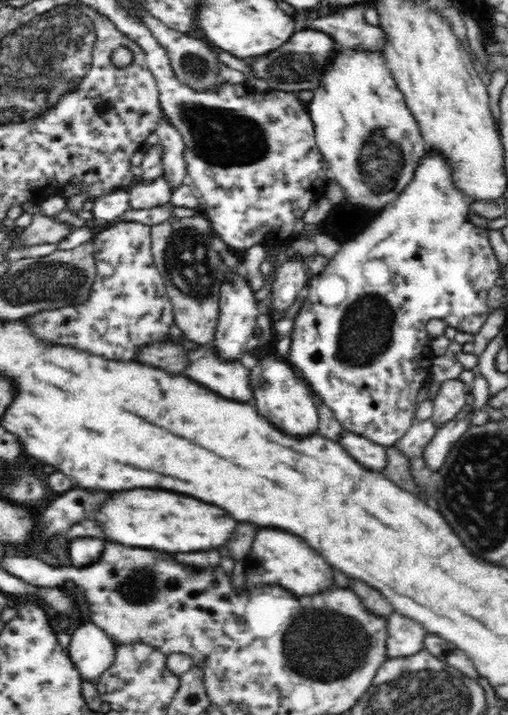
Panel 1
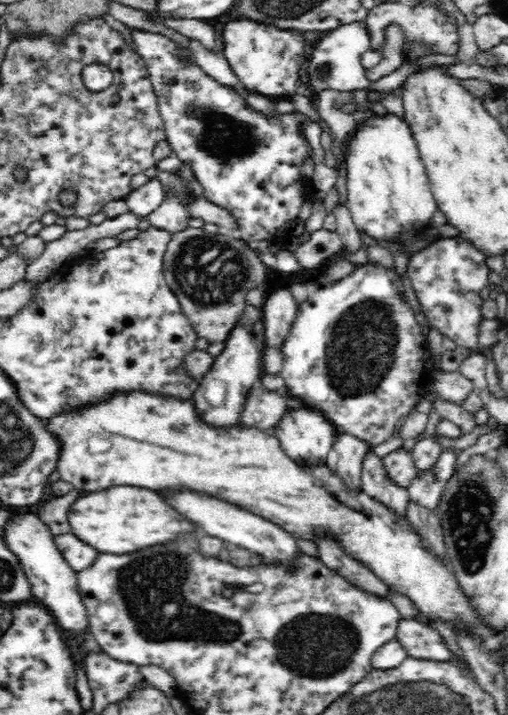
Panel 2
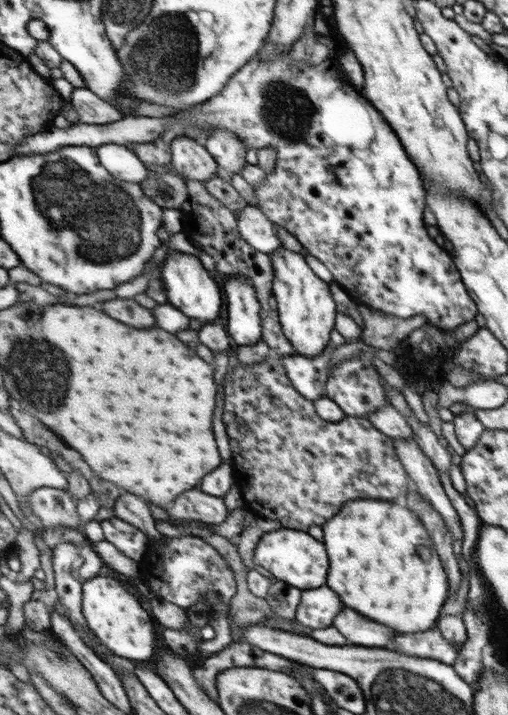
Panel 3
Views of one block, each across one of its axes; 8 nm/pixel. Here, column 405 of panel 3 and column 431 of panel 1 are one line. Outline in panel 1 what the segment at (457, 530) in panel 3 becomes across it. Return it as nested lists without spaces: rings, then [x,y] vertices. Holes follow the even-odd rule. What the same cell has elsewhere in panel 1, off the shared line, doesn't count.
[[[468,393],[465,405],[458,411],[458,414],[452,420],[445,422],[426,445],[423,456],[432,471],[437,472],[443,466],[453,444],[468,430],[471,425],[470,418],[475,410],[474,402],[473,394]]]

